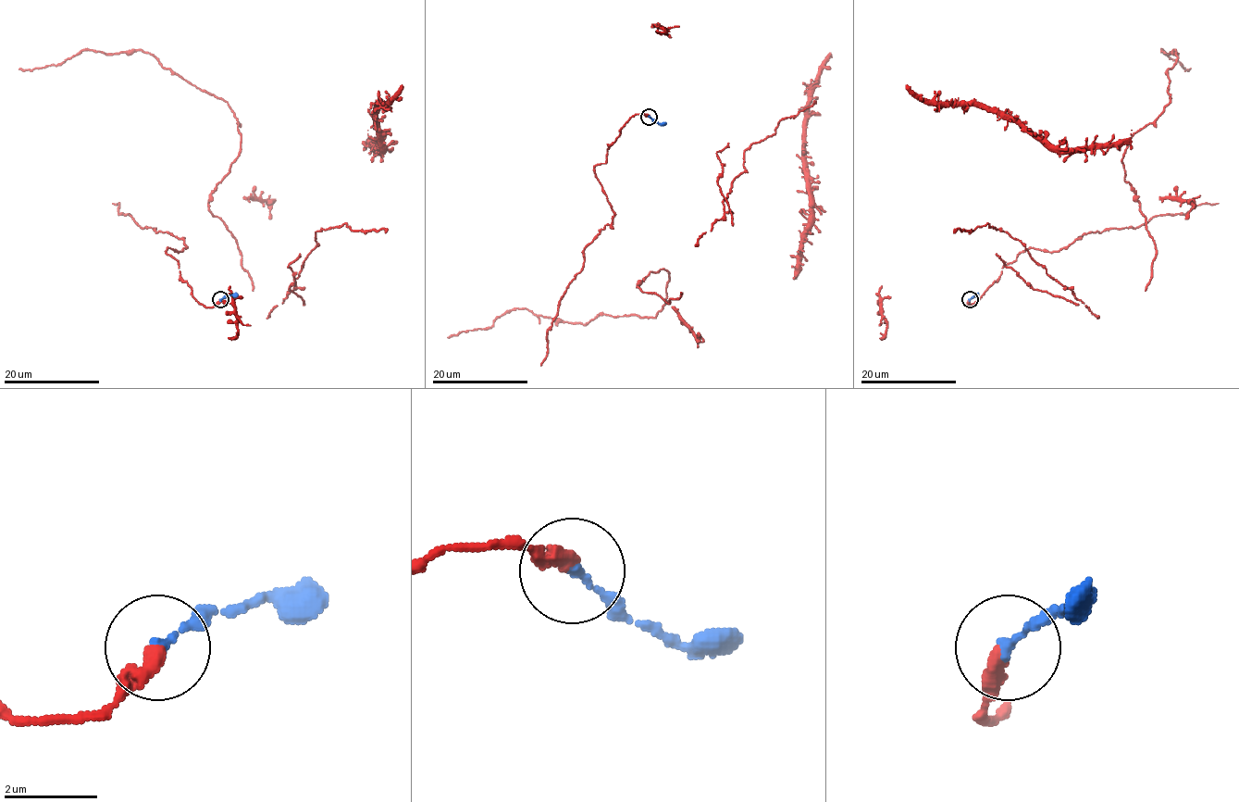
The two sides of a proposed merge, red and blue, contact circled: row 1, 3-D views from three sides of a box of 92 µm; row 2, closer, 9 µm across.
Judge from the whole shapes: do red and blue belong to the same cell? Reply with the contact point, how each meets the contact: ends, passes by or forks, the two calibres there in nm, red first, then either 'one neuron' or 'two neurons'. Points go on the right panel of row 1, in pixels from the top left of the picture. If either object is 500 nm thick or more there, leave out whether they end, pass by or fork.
place (970, 299); red ends; blue ends; calibres 340 and 180 nm; one neuron

